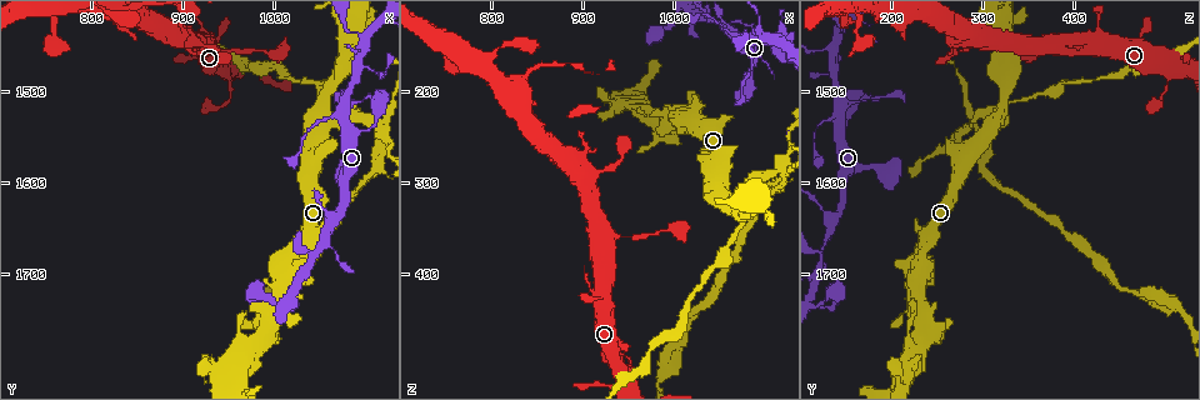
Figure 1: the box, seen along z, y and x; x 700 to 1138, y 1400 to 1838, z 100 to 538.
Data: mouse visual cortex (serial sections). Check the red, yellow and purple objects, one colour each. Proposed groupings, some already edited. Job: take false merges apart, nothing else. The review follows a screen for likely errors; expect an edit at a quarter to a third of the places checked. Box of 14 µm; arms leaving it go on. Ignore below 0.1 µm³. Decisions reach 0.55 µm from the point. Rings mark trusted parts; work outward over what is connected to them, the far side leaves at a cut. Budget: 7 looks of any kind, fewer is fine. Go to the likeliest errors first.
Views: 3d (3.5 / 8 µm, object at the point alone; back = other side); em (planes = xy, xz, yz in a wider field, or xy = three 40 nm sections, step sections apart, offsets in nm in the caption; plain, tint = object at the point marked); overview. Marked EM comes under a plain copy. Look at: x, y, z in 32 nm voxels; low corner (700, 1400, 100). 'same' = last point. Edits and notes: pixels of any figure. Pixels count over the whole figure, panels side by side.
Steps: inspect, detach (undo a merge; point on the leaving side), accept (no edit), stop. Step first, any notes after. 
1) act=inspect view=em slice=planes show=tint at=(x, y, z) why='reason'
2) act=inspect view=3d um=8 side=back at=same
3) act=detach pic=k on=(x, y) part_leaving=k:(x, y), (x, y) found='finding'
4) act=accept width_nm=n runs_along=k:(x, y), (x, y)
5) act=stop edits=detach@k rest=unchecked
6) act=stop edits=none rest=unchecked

act=inspect view=3d um=3.5 at=(1100, 1440, 140) why='four arms meet'

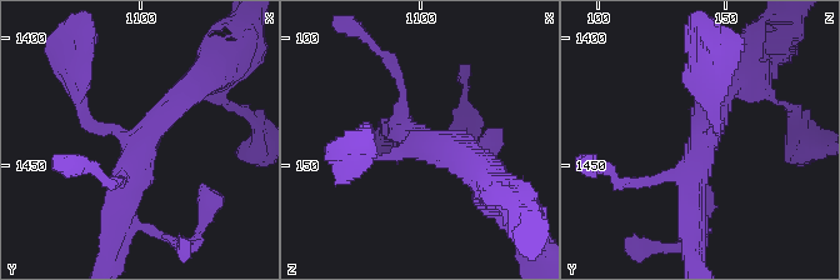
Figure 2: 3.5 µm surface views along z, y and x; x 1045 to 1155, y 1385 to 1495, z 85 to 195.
act=inspect view=em slice=xy step=3 show=tint at=(1100, 1444, 141) arms=4 arm_widths_nm=150,150,300,350 why='shape alone is not enough'

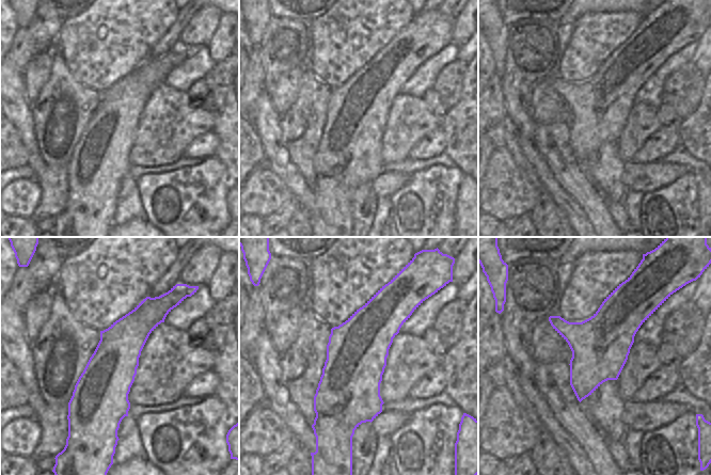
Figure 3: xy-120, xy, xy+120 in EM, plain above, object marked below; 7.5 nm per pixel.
act=accept runs_along=2:(111, 224), (143, 139), (193, 85) found='all the same cell'

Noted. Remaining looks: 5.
act=inspect view=3d um=3.5 at=(1065, 1535, 315) why='sudden change in width'

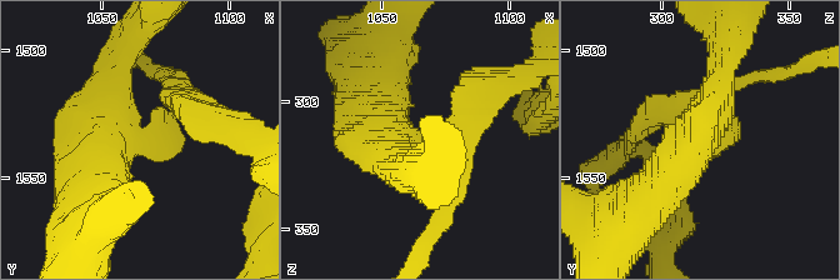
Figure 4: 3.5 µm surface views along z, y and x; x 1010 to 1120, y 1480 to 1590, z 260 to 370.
act=inspect view=em slice=xy step=1 show=tint at=(1063, 1535, 318) why='need the tissue'

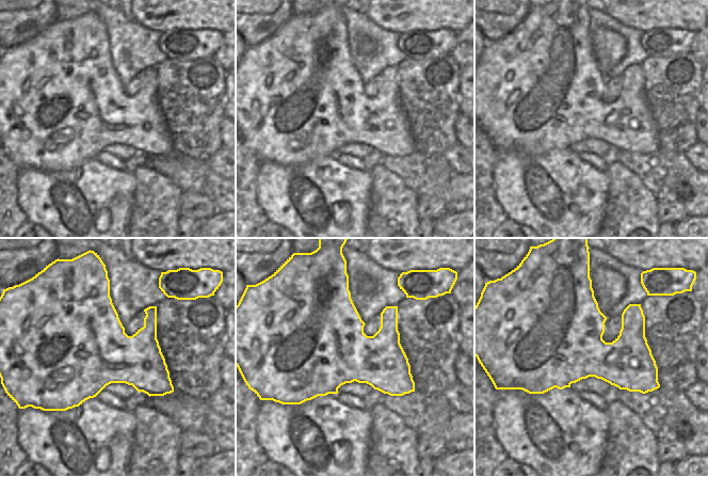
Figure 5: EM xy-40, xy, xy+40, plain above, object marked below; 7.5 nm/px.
act=accept width_nm=650 runs_along=4:(644, 203), (698, 141), (724, 69) found='all the same cell'

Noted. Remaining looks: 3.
act=inspect view=3d um=3.5 at=(1110, 1535, 285) why='looks like a crossing'

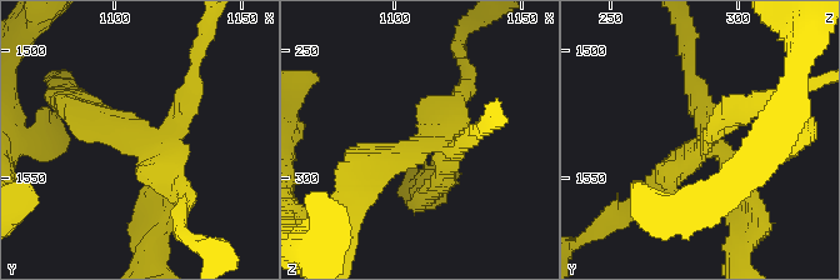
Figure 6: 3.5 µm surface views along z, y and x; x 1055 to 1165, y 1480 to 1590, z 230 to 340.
act=detach pic=6 on=(701, 88) part_leaving=6:(448, 148), (428, 180) found='two cells meet here'

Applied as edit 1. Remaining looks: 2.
act=stop edits=detach@6 rest=unchecked

